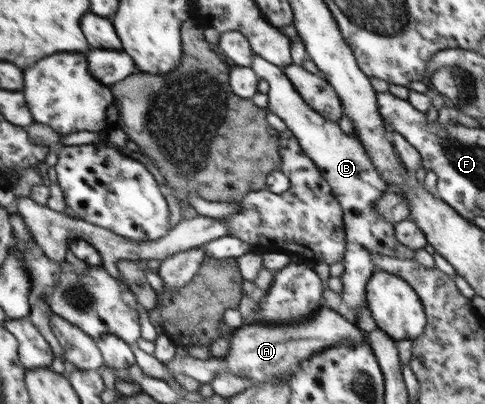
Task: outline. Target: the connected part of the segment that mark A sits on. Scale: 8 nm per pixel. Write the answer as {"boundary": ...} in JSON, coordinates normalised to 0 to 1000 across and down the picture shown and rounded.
{"boundary":[[[668,757],[631,797],[596,802],[520,802],[505,800],[499,812],[472,829],[472,869],[462,886],[412,891],[392,879],[359,881],[346,899],[336,899],[342,918],[355,931],[384,928],[416,950],[433,950],[454,923],[468,921],[487,931],[505,931],[524,948],[596,946],[606,918],[614,916],[621,894],[639,889],[647,874],[660,874],[693,854],[759,854],[757,834],[734,802],[720,800],[695,770]]]}

